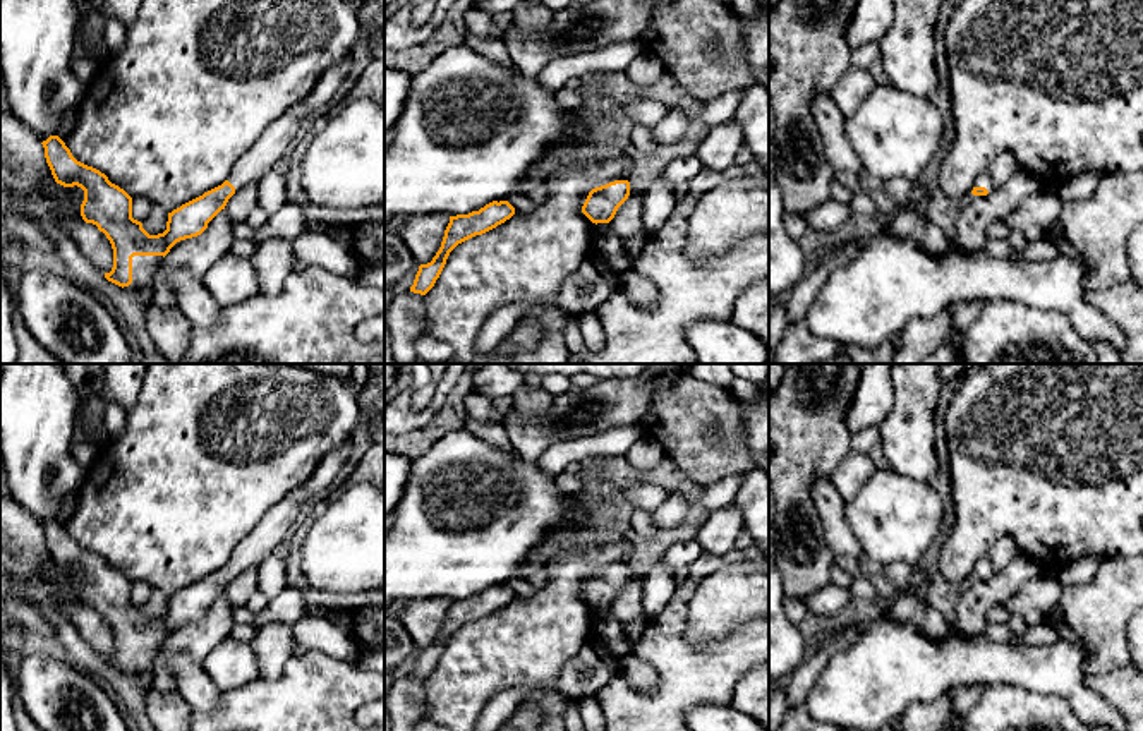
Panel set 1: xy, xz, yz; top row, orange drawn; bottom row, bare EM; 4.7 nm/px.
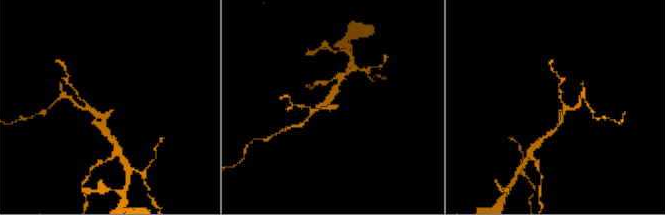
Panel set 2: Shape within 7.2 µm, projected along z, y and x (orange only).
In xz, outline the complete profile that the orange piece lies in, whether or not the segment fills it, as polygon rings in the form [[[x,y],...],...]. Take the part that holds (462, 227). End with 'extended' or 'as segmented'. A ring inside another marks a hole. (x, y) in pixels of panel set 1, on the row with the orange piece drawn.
[[[493,201],[469,214],[450,216],[439,251],[431,263],[420,264],[410,292],[426,295],[439,278],[450,252],[462,242],[482,235],[515,214],[508,201]]]; as segmented

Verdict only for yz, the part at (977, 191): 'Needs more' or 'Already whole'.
Needs more

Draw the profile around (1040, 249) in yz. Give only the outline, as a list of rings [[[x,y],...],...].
[[[1038,239],[1035,242],[1028,242],[1023,251],[1013,251],[1011,259],[1025,259],[1025,261],[1045,261],[1052,259],[1061,252],[1061,249],[1049,239]]]

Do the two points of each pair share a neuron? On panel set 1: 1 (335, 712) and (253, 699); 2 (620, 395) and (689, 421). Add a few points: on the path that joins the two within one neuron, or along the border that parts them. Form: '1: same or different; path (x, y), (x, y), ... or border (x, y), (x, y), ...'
1: same; path (314, 712), (273, 712)
2: different; border (678, 381), (656, 395), (641, 422)

